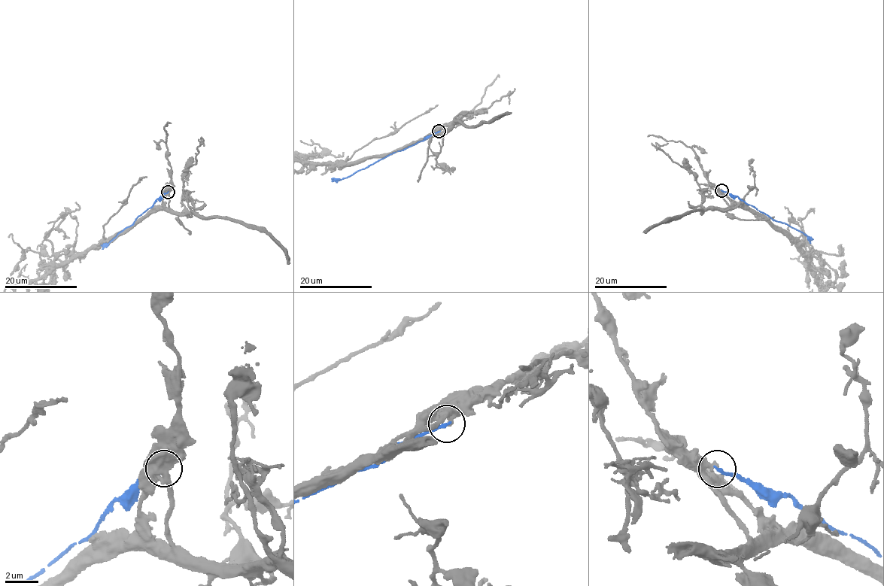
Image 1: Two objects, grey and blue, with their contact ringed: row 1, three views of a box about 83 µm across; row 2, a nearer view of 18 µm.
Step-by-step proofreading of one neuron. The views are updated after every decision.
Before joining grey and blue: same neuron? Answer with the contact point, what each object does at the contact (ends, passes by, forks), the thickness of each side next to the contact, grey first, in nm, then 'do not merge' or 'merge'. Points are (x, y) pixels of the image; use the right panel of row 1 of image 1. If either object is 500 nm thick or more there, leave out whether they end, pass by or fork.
at (721, 190); grey ends there; blue ends there; 340 nm thick on the grey side, 170 nm on the other; do not merge

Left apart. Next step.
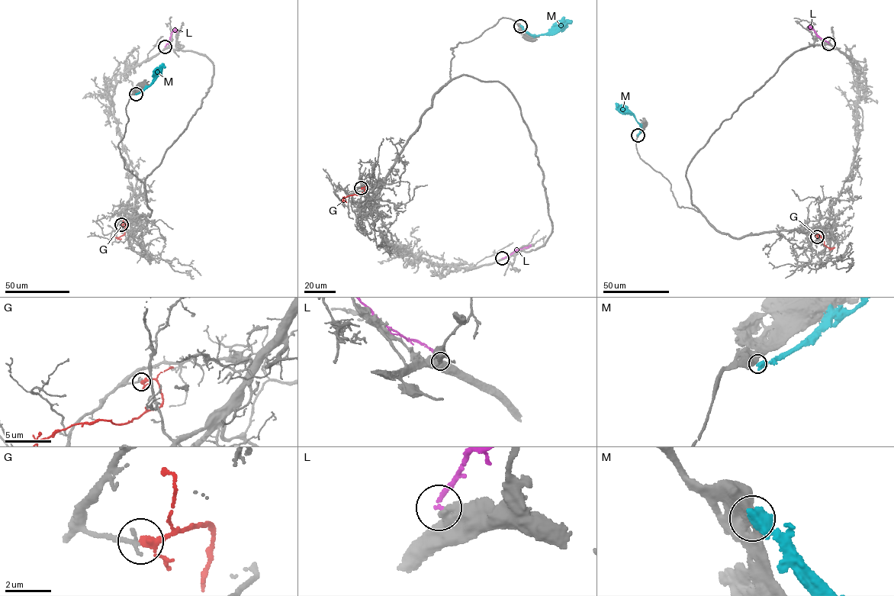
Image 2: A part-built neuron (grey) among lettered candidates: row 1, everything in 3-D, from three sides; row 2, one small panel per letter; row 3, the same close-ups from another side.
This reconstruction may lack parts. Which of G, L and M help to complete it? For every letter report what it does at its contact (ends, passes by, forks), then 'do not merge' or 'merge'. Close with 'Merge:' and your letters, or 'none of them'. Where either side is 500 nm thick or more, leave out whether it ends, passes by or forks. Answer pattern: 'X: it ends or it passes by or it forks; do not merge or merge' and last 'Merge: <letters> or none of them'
G: it passes by; merge
L: do not merge
M: do not merge
Merge: G

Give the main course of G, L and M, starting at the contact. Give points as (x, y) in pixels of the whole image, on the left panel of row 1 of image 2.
G: (121, 224), (126, 223), (124, 233), (116, 238), (121, 239)
L: (165, 46), (172, 32), (175, 29), (177, 32)
M: (136, 94), (149, 86), (163, 64)

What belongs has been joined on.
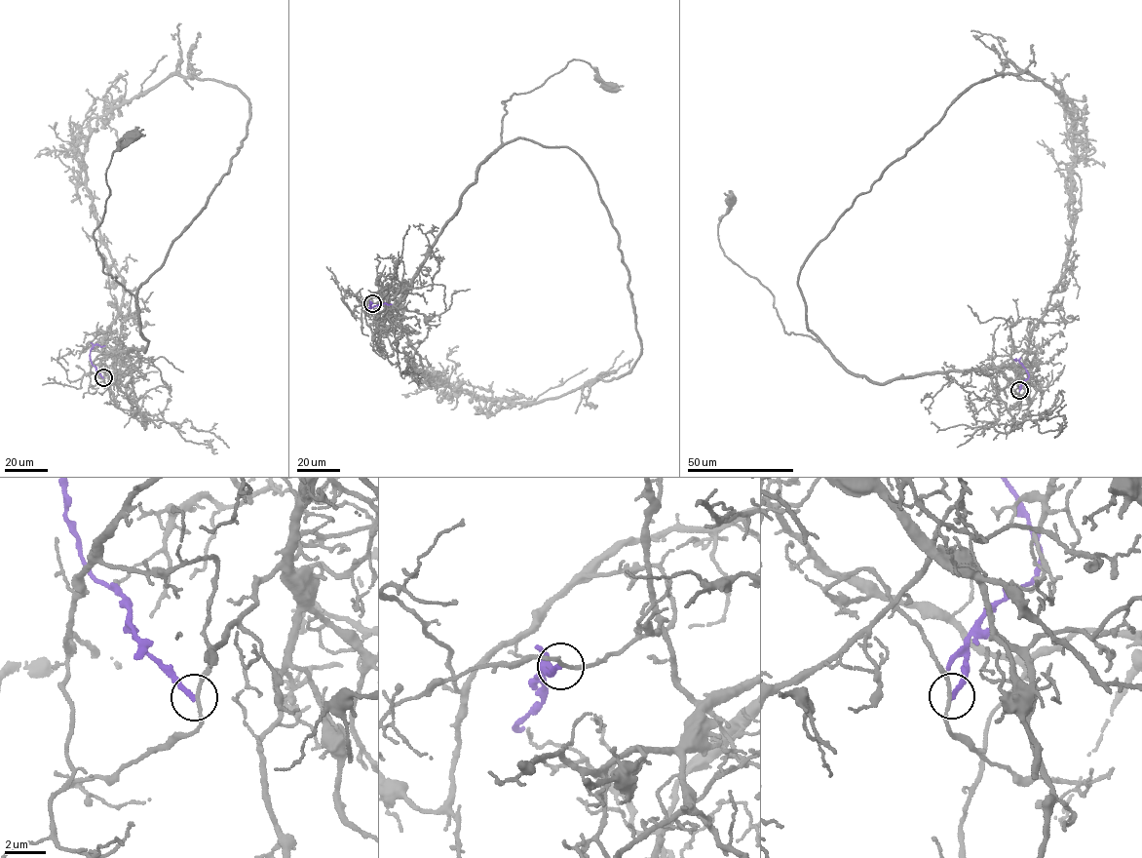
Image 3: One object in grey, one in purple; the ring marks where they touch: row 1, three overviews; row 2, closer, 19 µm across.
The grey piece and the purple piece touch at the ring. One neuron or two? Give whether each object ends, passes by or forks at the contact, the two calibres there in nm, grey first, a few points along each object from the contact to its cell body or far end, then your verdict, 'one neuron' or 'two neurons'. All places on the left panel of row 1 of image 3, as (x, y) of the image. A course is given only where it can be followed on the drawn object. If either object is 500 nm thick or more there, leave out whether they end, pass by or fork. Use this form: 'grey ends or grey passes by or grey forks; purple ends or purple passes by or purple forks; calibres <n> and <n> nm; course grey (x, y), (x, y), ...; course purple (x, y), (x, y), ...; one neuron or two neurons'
grey passes by; purple ends; calibres 160 and 240 nm; course grey (103, 377), (101, 353), (144, 351), (148, 340), (94, 233), (112, 153), (131, 136); course purple (102, 377), (90, 357), (95, 345), (104, 345); two neurons

